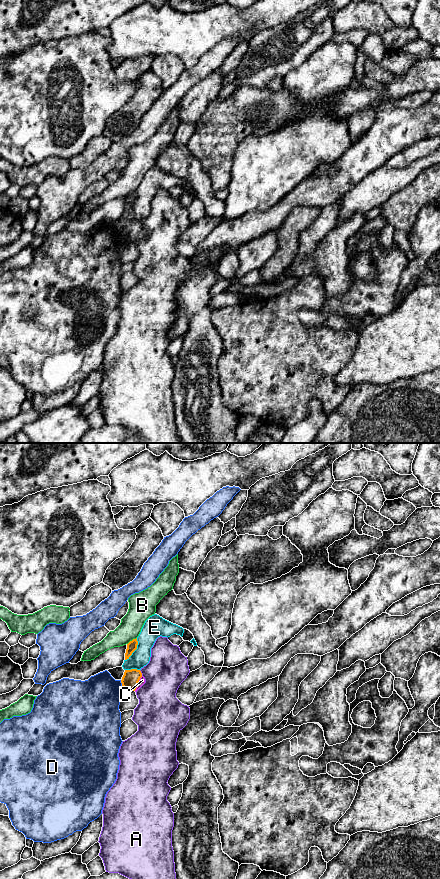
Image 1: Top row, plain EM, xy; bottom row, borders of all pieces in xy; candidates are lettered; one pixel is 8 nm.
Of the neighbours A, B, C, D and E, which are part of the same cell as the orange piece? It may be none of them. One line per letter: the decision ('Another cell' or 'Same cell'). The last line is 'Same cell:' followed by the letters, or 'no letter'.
A: Another cell
B: Another cell
C: Another cell
D: Another cell
E: Another cell
Same cell: no letter

